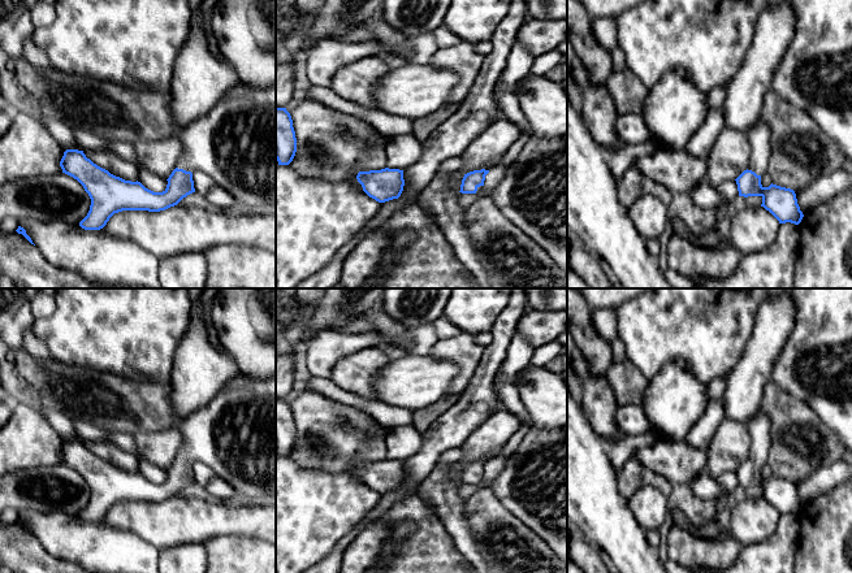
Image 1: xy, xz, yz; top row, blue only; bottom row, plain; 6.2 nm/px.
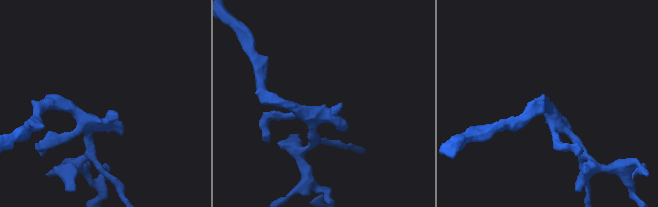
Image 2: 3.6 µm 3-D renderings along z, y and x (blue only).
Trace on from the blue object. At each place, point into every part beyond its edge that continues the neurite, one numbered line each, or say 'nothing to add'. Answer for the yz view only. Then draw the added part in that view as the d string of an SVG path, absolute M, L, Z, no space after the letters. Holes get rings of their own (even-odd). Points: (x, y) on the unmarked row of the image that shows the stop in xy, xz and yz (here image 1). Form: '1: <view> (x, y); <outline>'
1: yz (758, 426); M757 412L747 424L751 435L748 461L757 466L767 464L771 446L770 417L765 412Z

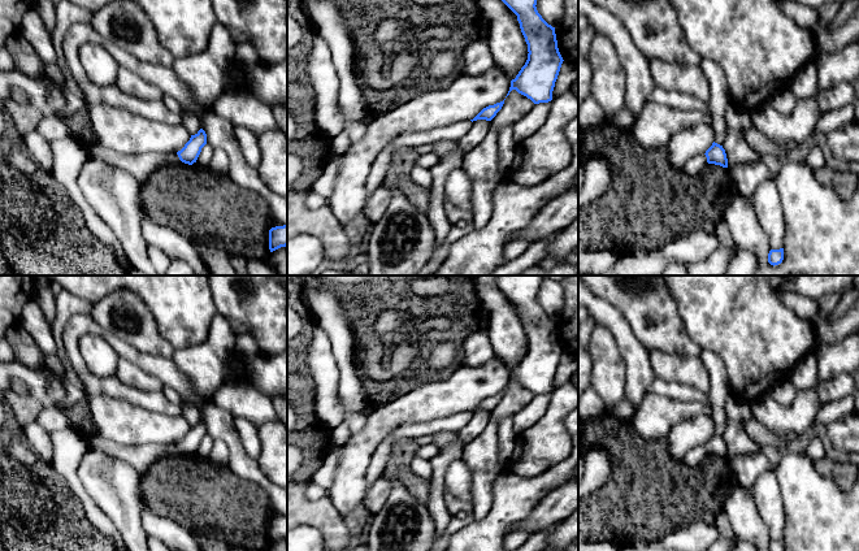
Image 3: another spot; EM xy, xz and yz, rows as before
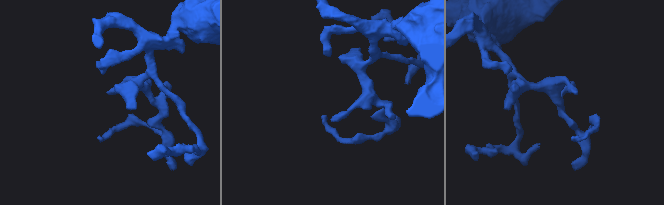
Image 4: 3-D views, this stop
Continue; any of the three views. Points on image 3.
nothing to add

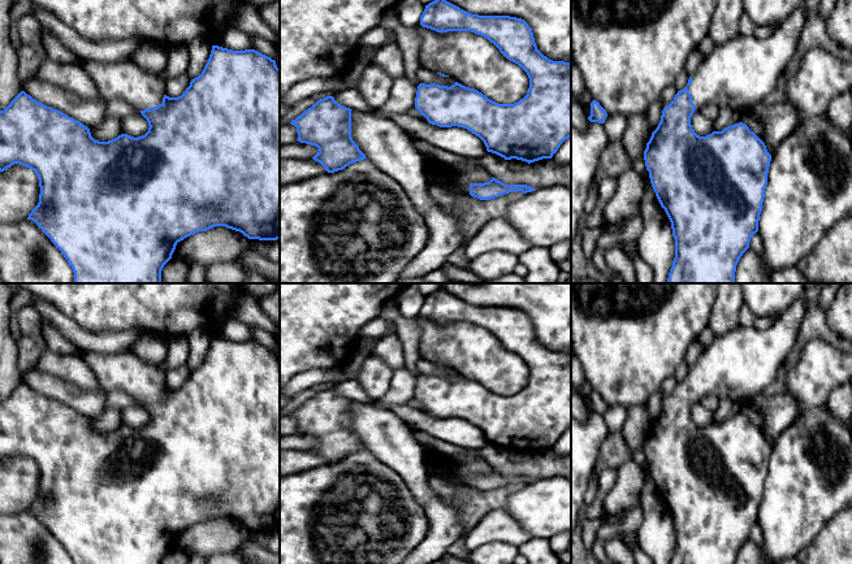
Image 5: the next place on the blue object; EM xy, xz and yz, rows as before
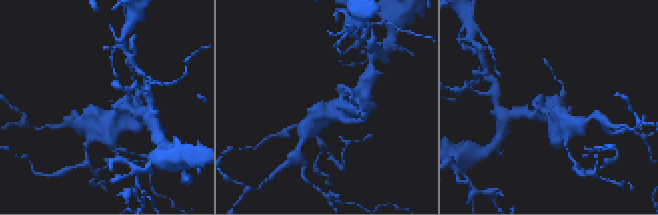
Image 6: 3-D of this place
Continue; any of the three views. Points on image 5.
1: yz (740, 364); M800 299L765 330L758 330L754 325L739 325L723 335L714 335L712 344L691 366L692 376L687 377L687 382L692 385L692 394L696 396L695 403L699 403L705 395L715 395L732 402L748 402L764 392L775 381L779 369L795 346L804 318L805 304Z

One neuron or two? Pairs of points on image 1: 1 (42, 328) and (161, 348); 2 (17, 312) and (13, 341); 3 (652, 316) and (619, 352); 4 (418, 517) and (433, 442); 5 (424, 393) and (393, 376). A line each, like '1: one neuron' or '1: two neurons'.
1: one neuron
2: one neuron
3: two neurons
4: two neurons
5: one neuron

